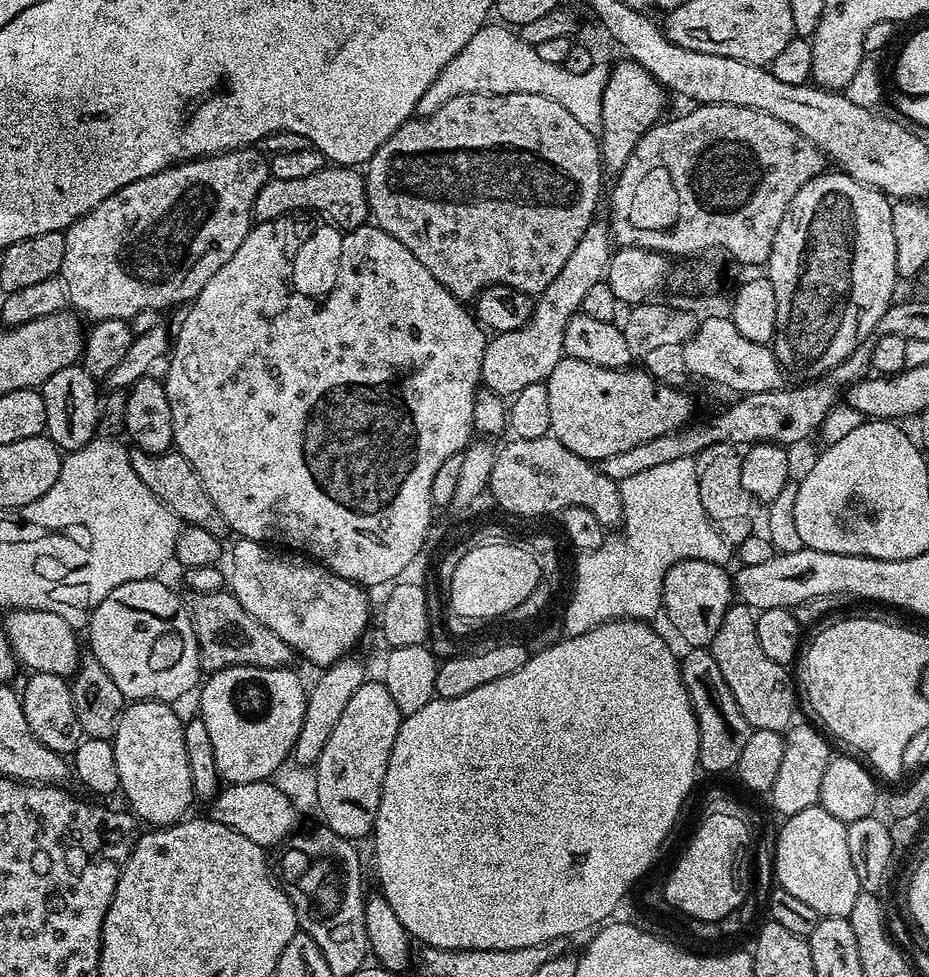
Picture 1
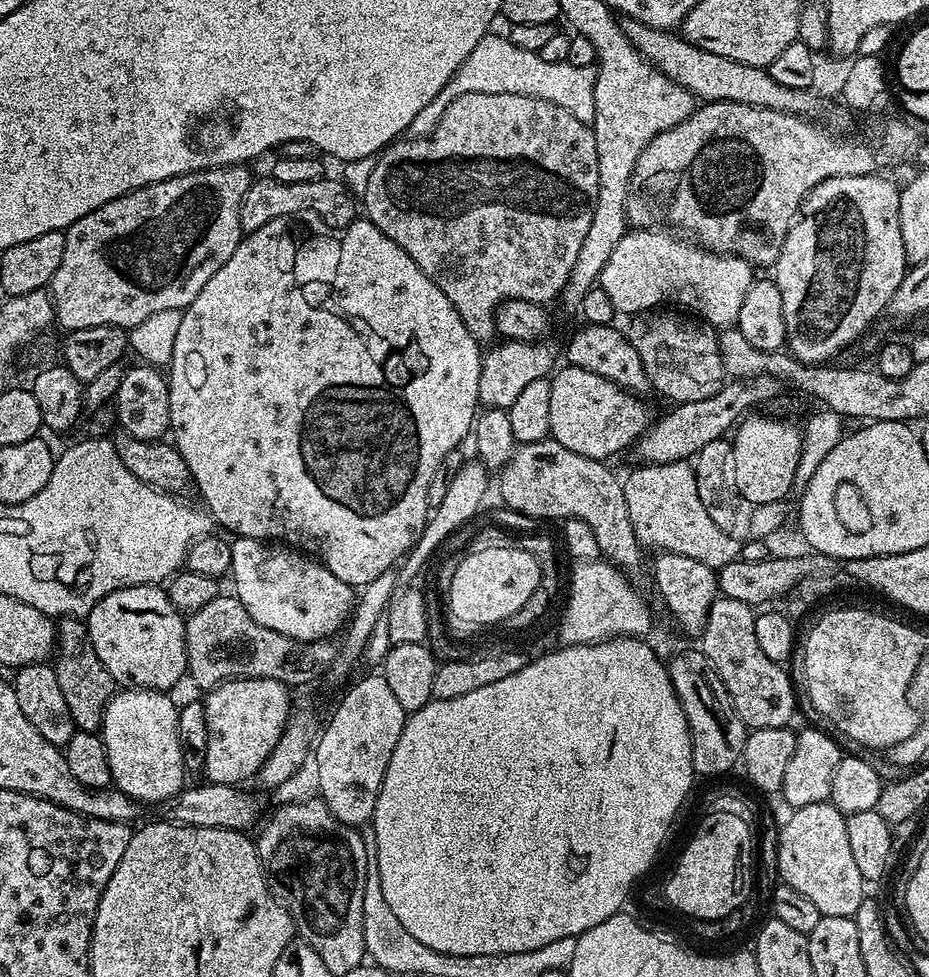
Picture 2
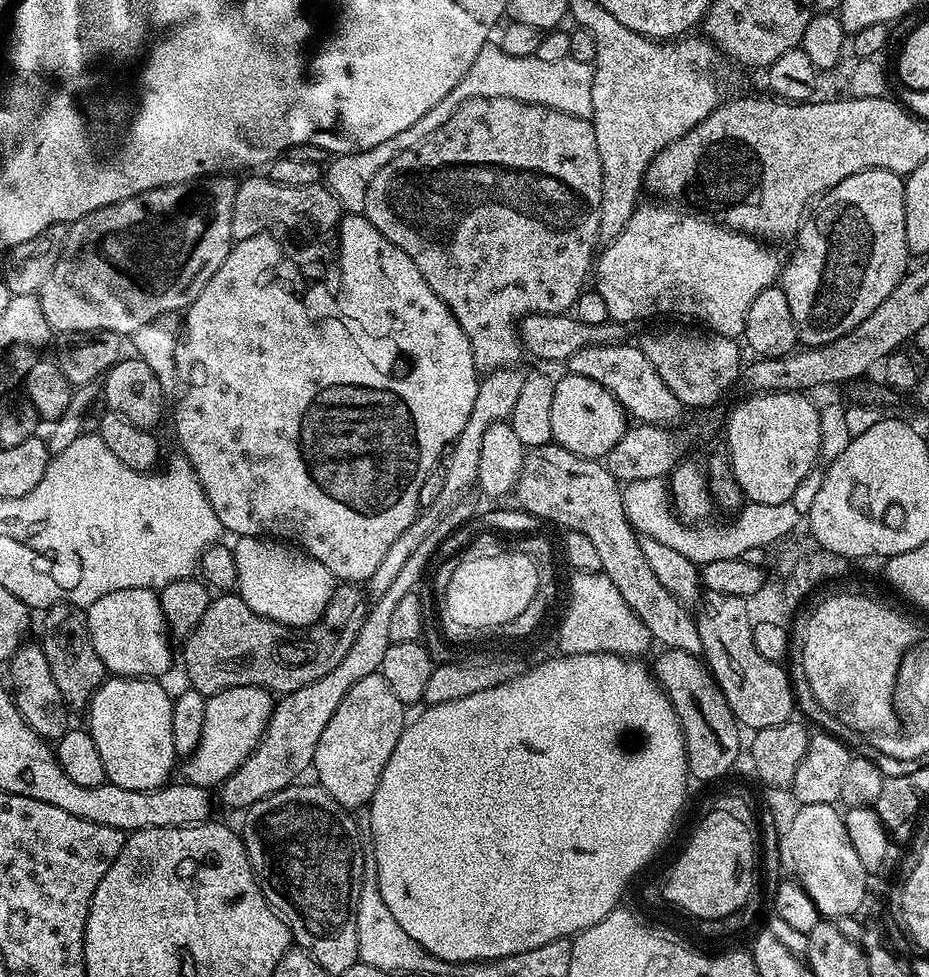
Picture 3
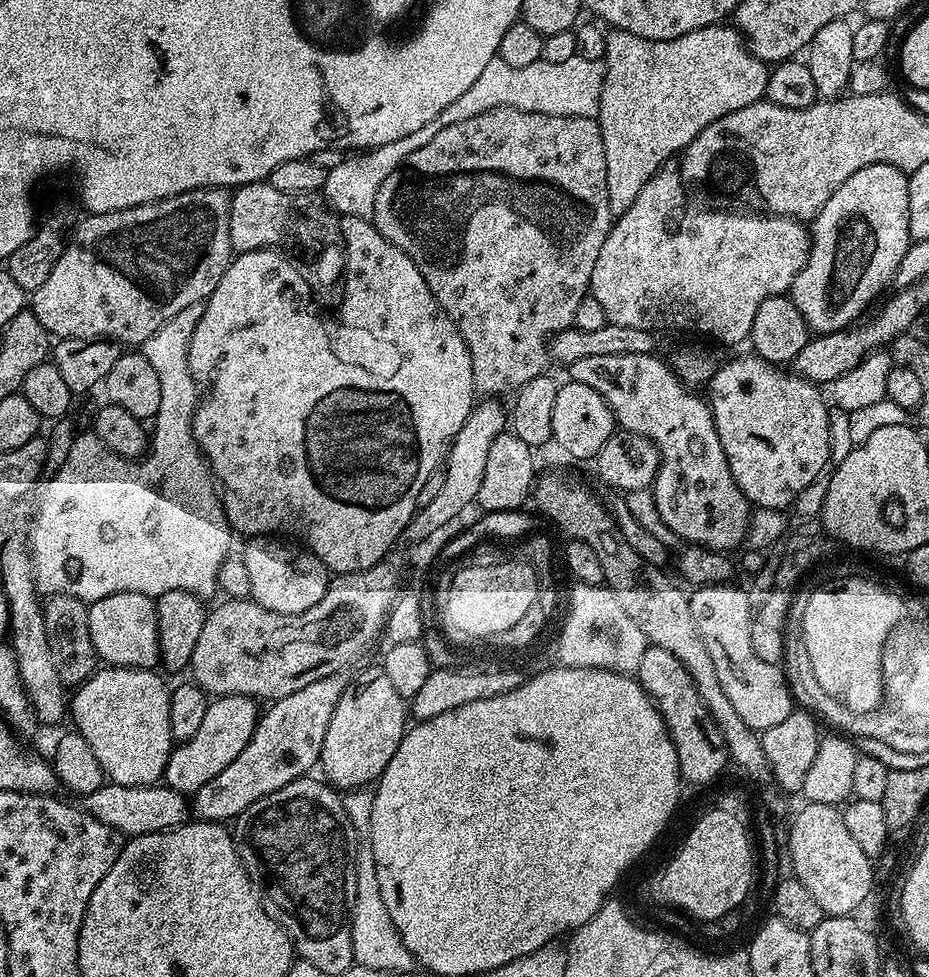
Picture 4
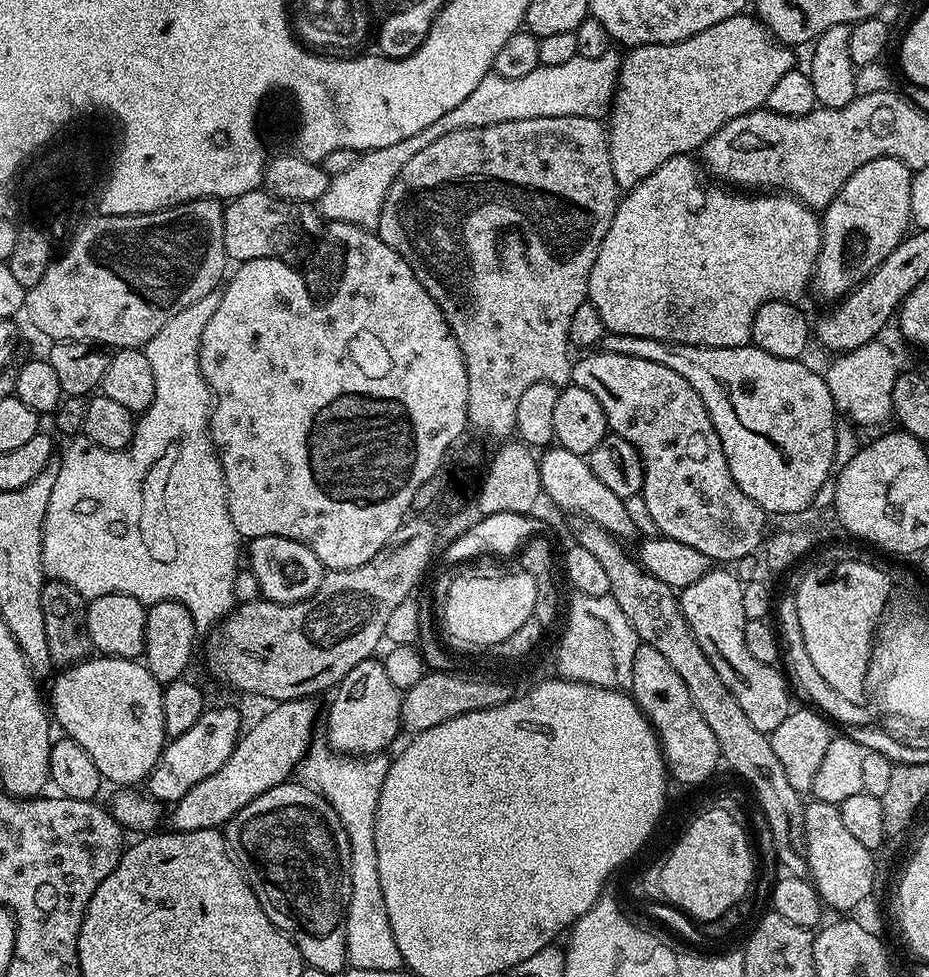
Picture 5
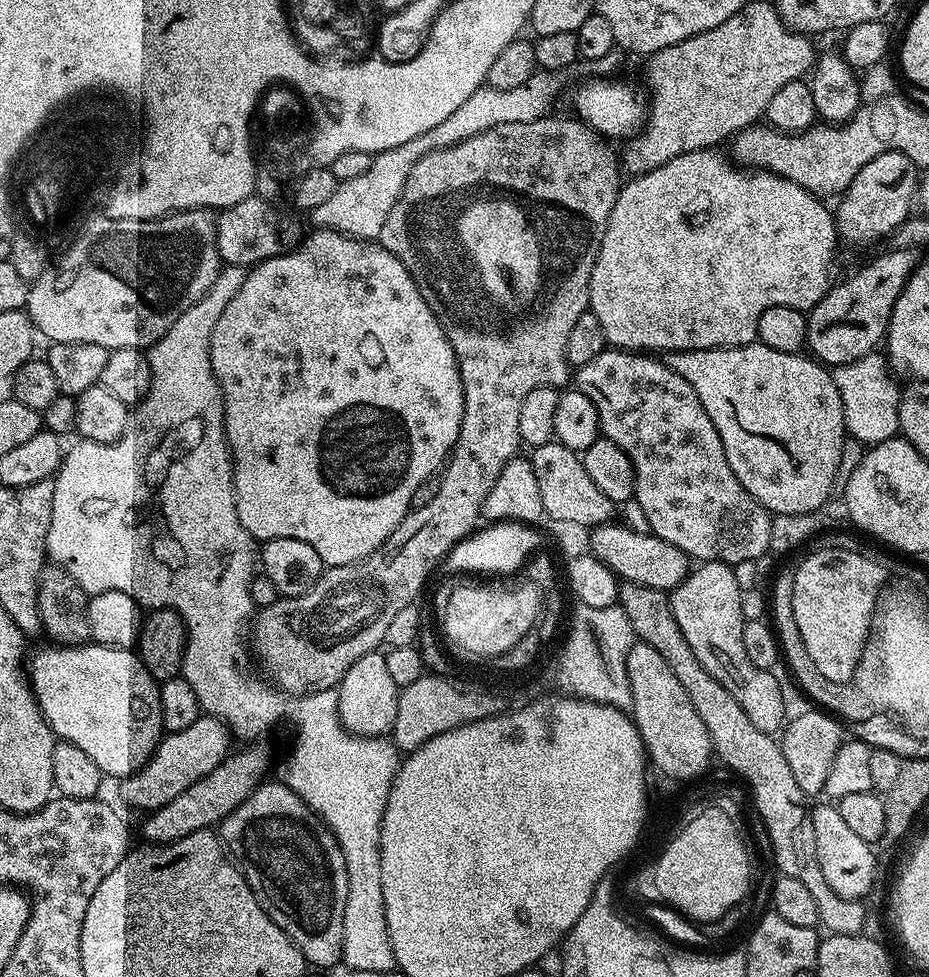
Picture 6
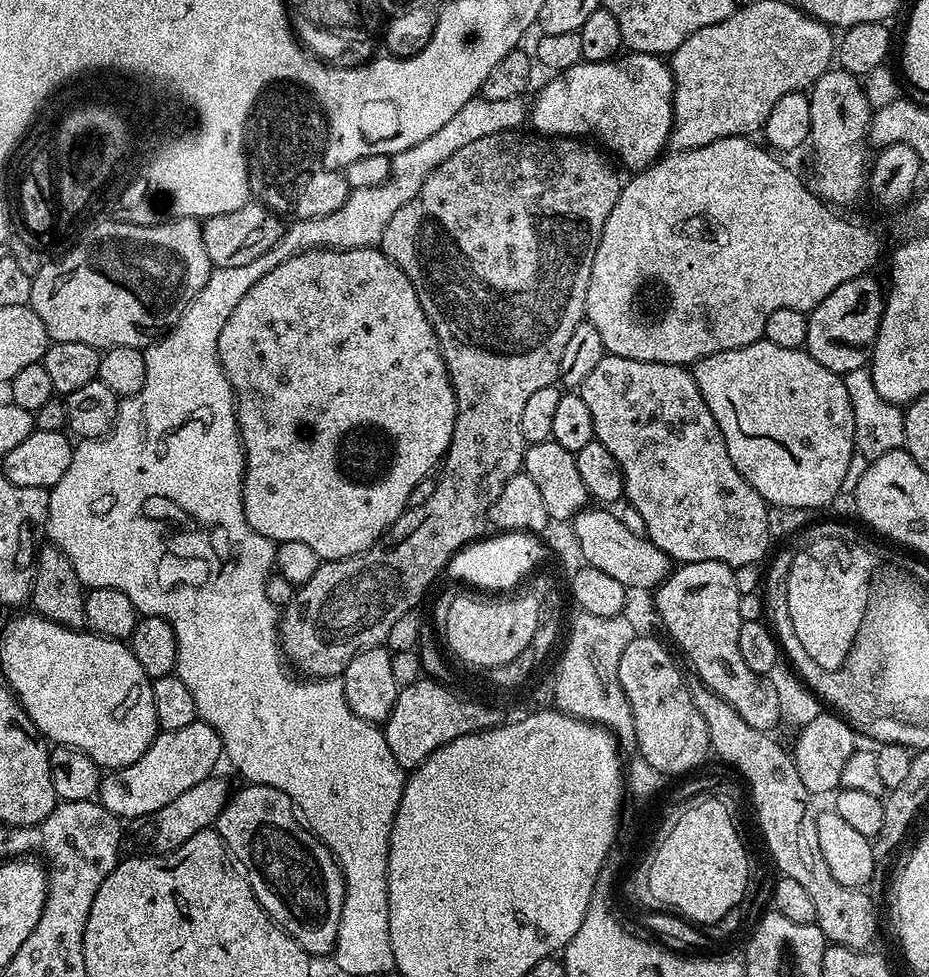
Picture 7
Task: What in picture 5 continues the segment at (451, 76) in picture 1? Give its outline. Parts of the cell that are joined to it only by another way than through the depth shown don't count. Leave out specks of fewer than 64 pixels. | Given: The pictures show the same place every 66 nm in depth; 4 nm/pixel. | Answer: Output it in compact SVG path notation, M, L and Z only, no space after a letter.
M610 50L602 54L602 58L582 58L576 55L570 58L570 62L562 62L562 66L546 66L541 63L523 78L486 75L464 101L454 106L456 116L448 116L448 124L458 126L440 128L438 138L454 134L454 130L481 128L494 122L514 122L522 118L607 117L620 79L621 59L619 51L616 53L616 50Z

